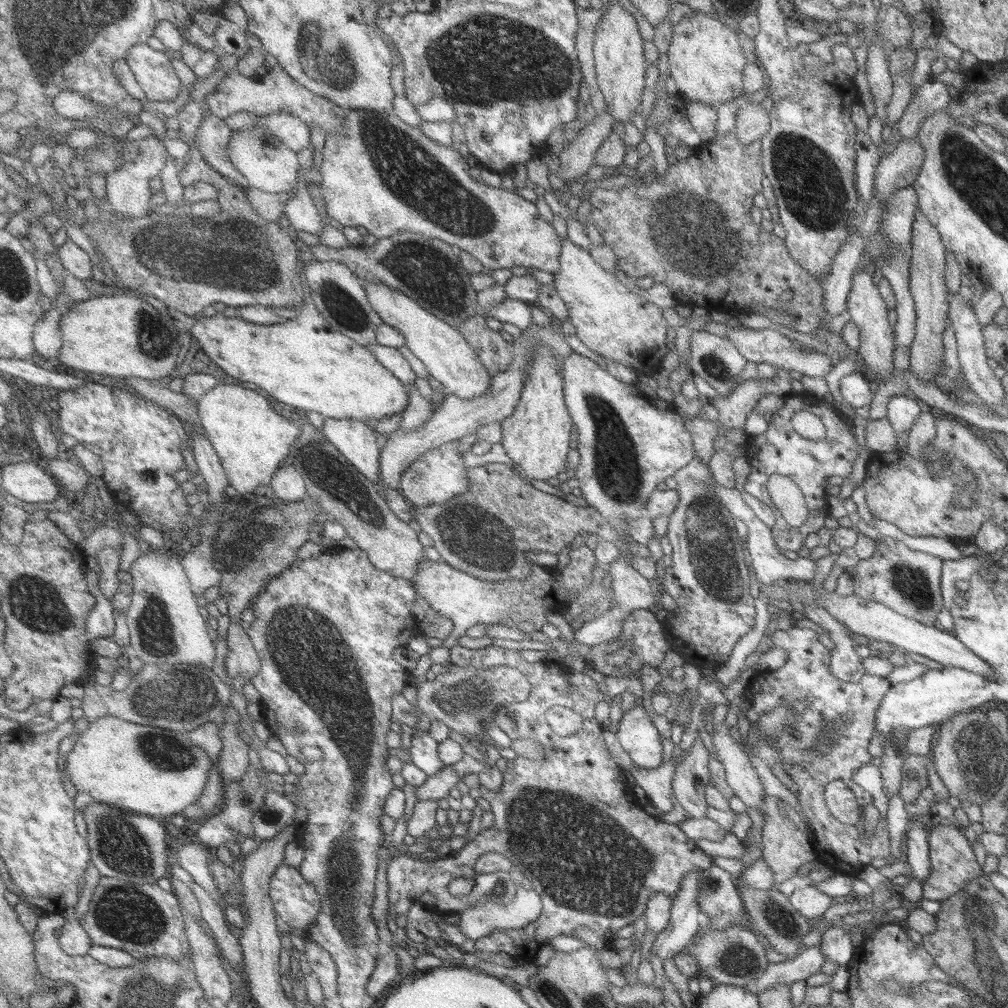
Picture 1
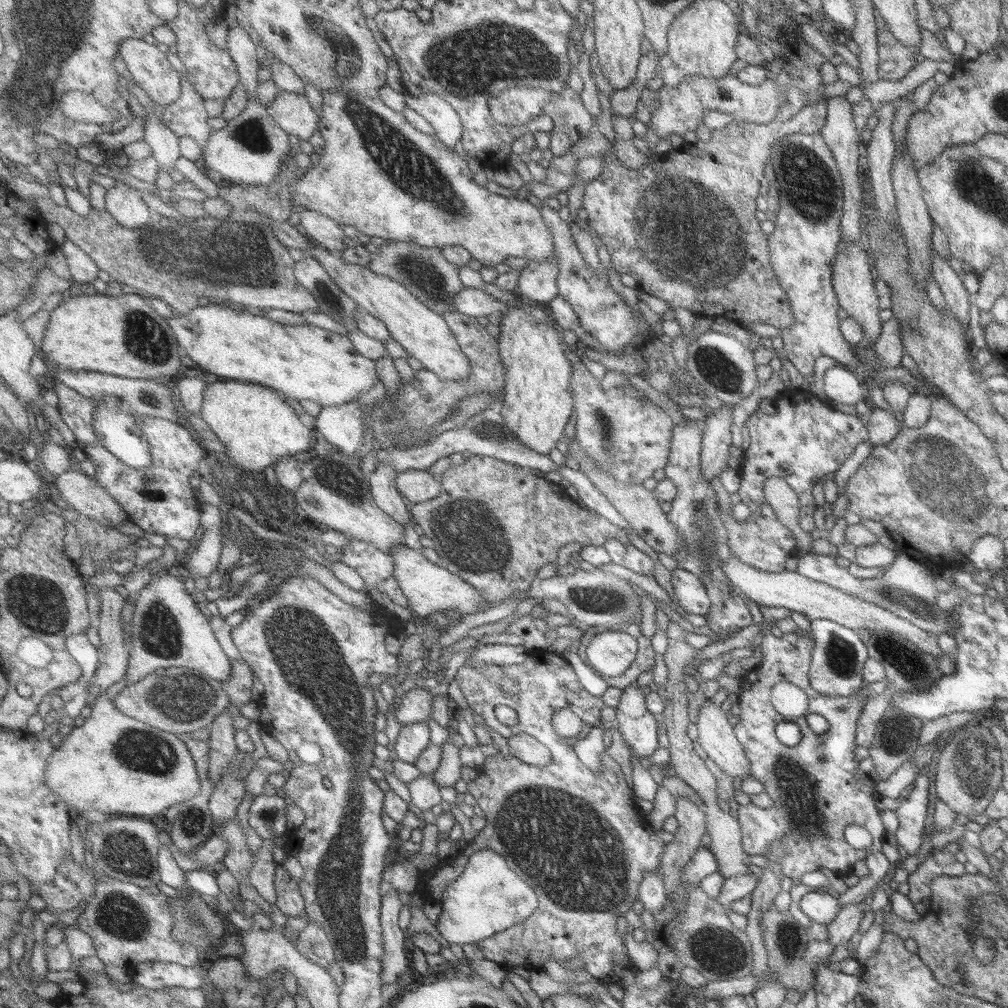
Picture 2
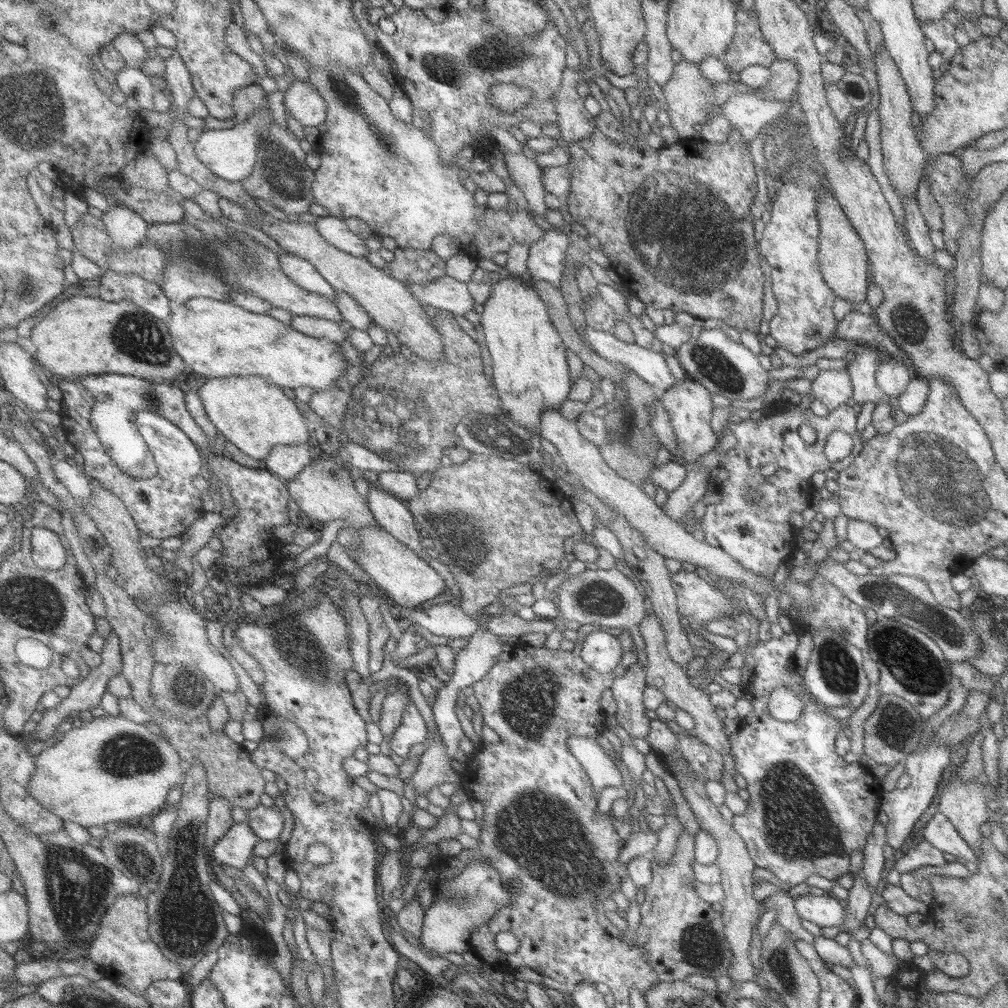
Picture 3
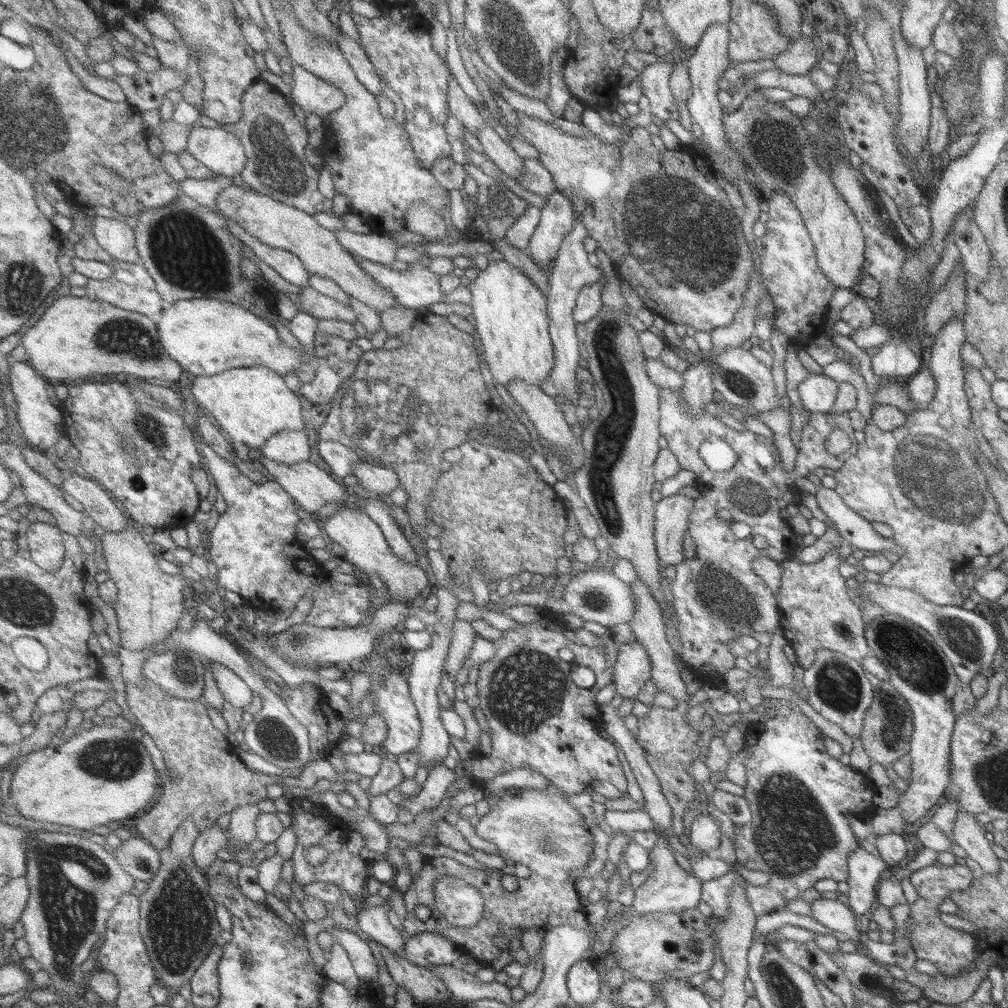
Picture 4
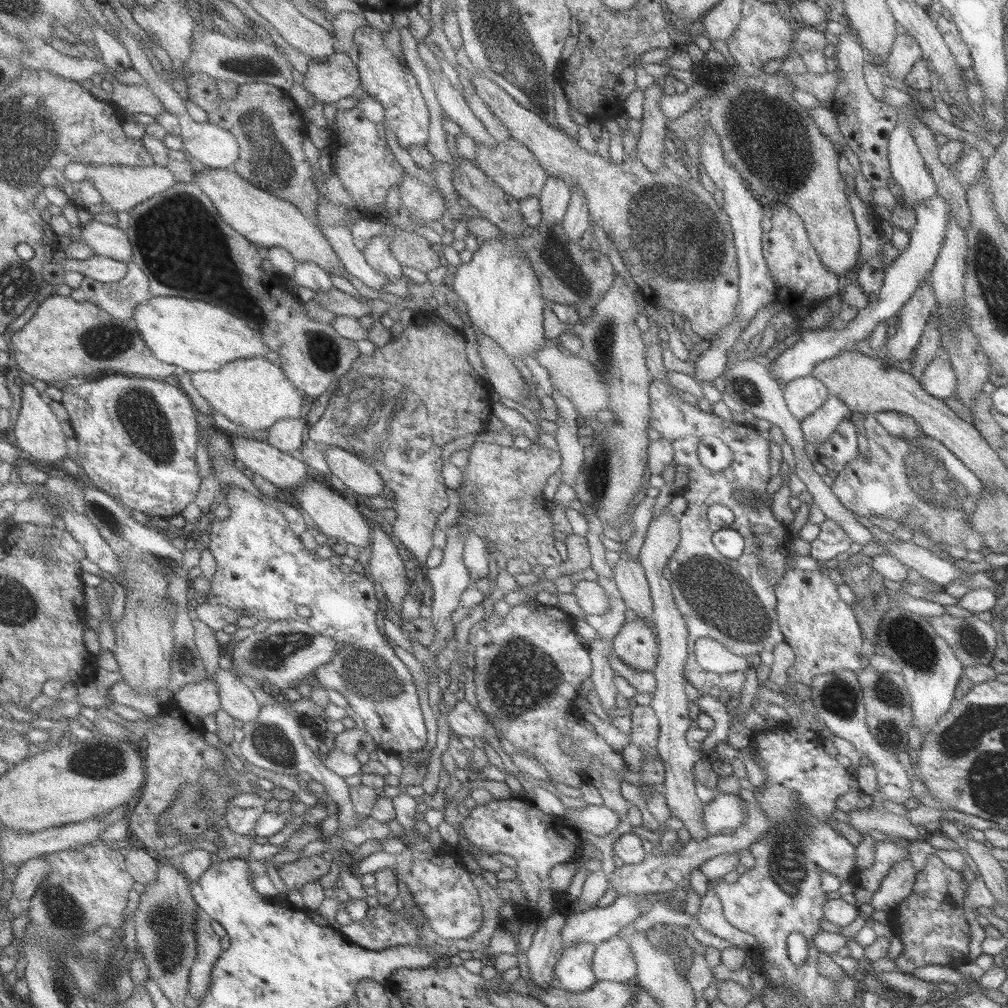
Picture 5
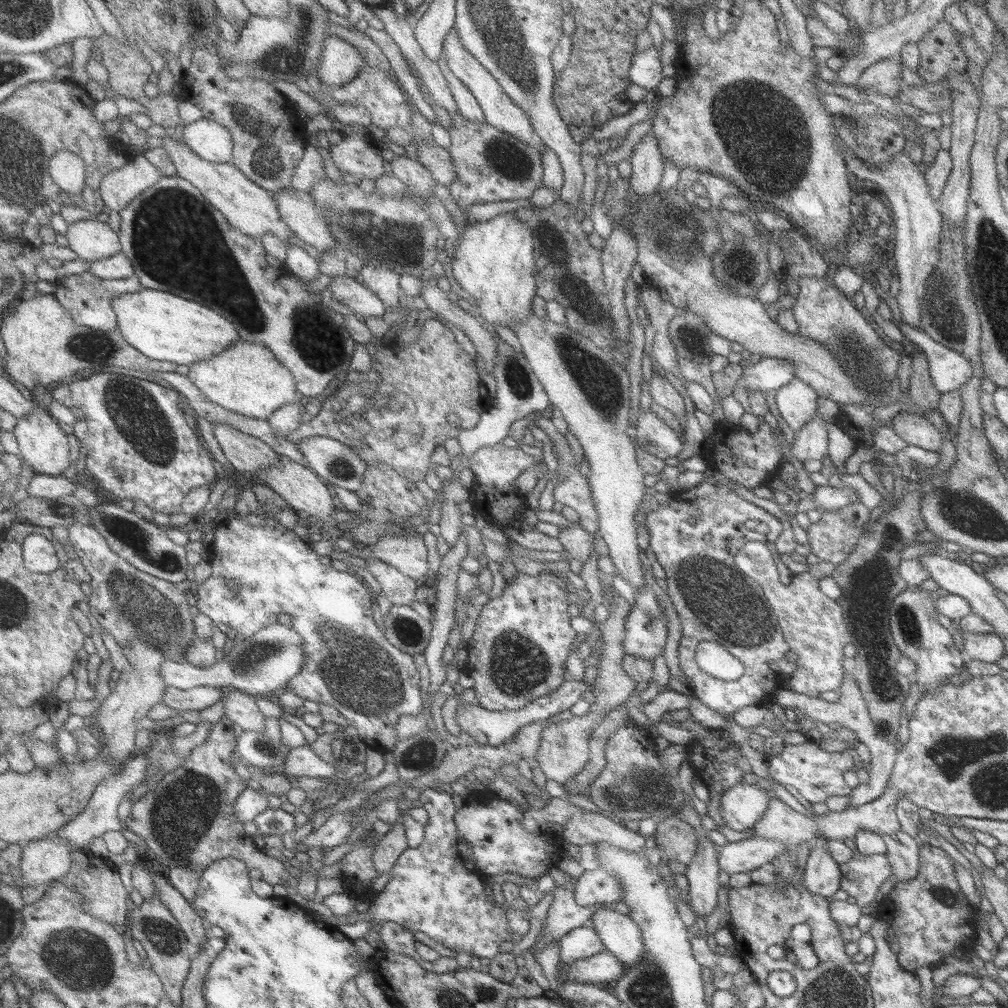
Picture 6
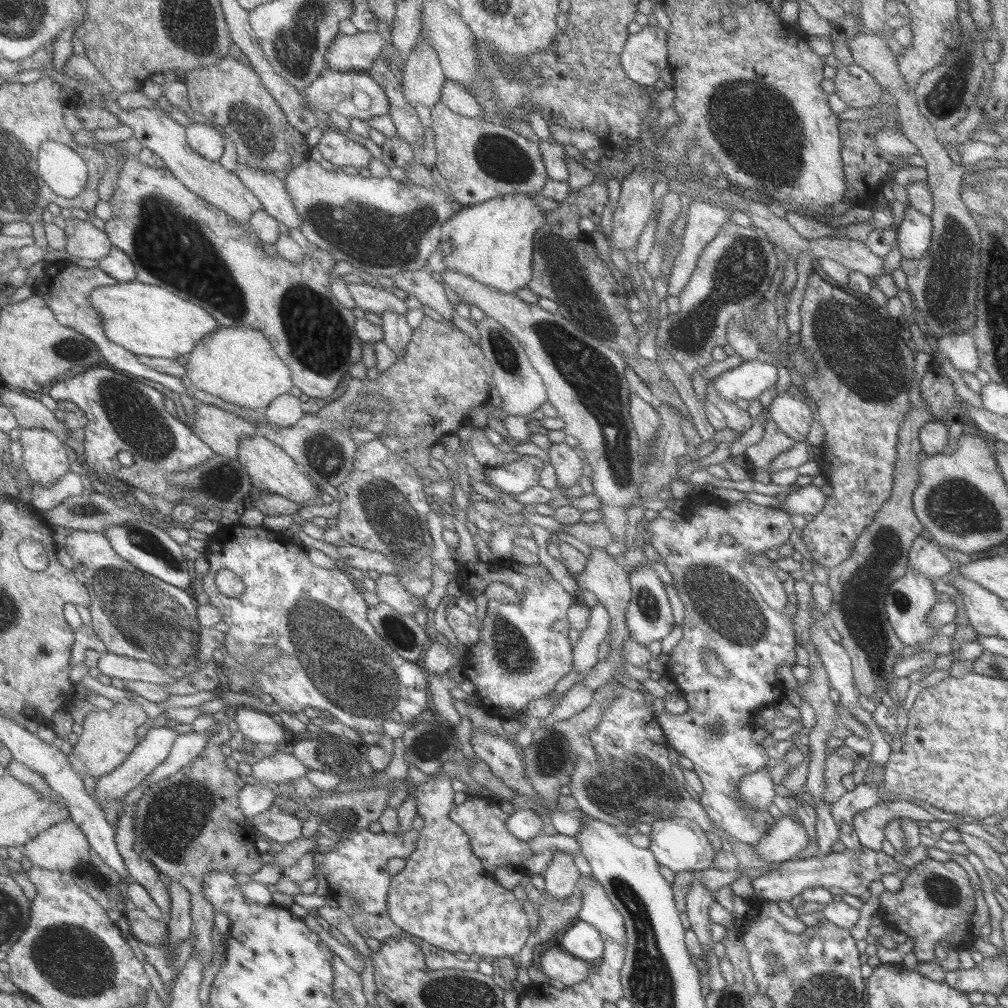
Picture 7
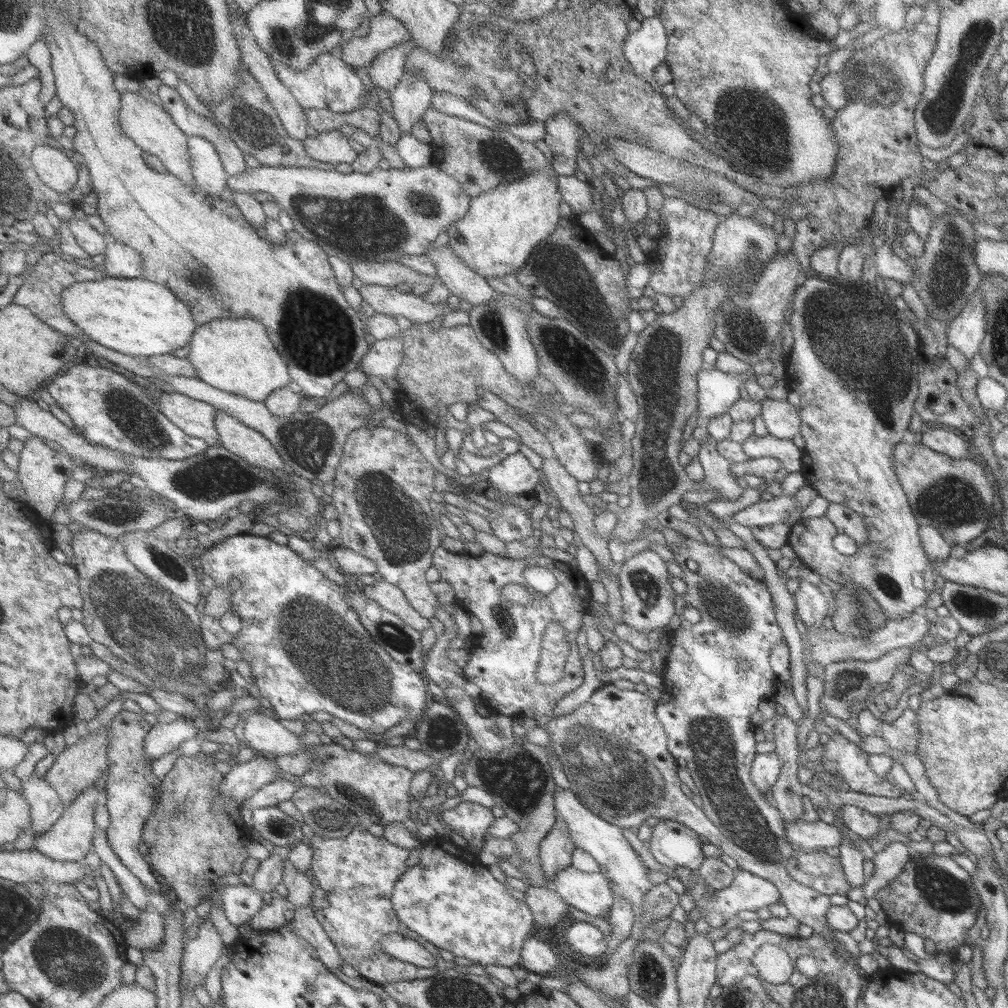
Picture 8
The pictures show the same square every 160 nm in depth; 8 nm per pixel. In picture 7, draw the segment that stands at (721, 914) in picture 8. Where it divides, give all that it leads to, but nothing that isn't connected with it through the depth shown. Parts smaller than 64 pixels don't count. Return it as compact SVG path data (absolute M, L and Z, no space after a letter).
M860 846L856 851L844 849L840 852L819 854L807 859L791 859L777 865L764 876L759 876L751 881L751 888L757 900L762 902L789 901L796 894L807 888L823 888L833 896L864 897L871 882L880 881L885 874L895 875L901 870L901 864L892 853L883 852Z

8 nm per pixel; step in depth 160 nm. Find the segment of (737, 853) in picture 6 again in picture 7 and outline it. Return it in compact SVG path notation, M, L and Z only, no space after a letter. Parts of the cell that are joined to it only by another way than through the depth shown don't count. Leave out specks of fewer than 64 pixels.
M782 815L750 848L762 862L777 866L784 861L795 859L795 855L802 852L807 845L807 840L805 829L790 817Z

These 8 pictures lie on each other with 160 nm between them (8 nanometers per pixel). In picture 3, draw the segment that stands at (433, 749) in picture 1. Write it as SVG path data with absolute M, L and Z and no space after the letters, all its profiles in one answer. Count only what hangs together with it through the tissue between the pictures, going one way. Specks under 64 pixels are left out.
M411 702L404 714L402 726L391 736L389 744L392 752L406 760L413 746L425 744L428 730L417 706Z

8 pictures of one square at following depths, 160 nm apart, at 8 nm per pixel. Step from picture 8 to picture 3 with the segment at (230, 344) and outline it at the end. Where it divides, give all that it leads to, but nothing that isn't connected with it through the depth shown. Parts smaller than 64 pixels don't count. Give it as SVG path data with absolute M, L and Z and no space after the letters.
M230 376L206 380L207 384L203 384L197 392L203 400L210 419L217 427L223 441L233 443L251 458L264 462L276 446L299 446L313 442L299 406L289 396L285 396L281 386L275 386L273 382L269 382L262 376Z

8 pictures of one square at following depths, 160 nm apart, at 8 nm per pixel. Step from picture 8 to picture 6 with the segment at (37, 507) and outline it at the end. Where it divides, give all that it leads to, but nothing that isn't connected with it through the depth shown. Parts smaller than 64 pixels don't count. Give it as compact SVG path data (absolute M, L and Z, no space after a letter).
M38 400L37 406L28 412L26 417L18 419L13 431L20 446L20 457L25 464L32 468L35 474L58 476L71 472L73 462L71 461L67 434L61 430L59 421L45 412L45 408L38 403Z

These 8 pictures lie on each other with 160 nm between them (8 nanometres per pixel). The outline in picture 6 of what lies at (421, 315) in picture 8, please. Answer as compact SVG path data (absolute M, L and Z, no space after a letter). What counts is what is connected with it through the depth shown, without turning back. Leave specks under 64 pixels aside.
M355 276L333 277L327 287L341 304L352 309L353 314L361 314L364 318L381 318L388 315L386 303Z

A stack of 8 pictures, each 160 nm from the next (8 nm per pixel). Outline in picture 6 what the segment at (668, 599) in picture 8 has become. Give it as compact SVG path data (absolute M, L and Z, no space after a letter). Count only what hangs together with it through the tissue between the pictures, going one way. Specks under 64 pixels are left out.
M649 588L635 592L635 604L627 616L625 651L639 659L653 661L663 655L669 628L655 594Z

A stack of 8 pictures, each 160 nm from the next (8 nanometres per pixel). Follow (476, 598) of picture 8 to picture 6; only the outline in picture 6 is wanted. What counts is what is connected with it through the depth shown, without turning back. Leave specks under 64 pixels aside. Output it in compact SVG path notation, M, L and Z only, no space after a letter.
M544 571L536 576L518 573L513 579L507 582L501 597L493 599L481 610L474 636L467 642L469 661L464 670L474 679L478 704L490 711L521 710L530 702L563 687L567 672L565 664L577 638L569 614L566 578Z

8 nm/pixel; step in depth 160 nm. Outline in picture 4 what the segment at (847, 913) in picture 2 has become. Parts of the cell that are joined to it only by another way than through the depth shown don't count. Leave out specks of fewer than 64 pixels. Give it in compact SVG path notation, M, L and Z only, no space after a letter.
M861 847L847 856L845 864L846 883L849 889L842 899L858 918L866 914L876 900L876 887L881 882L879 875L886 870L887 866L879 857L867 853Z

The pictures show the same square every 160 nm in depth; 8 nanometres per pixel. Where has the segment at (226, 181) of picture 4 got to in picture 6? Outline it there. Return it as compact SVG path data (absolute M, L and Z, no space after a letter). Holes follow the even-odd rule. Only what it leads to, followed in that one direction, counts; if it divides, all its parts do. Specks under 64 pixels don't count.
M59 151L55 157L51 157L49 171L53 182L59 186L61 192L77 195L86 185L86 166L71 152ZM141 154L131 159L122 169L111 172L100 188L106 206L119 213L135 198L153 188L164 176L153 165Z

